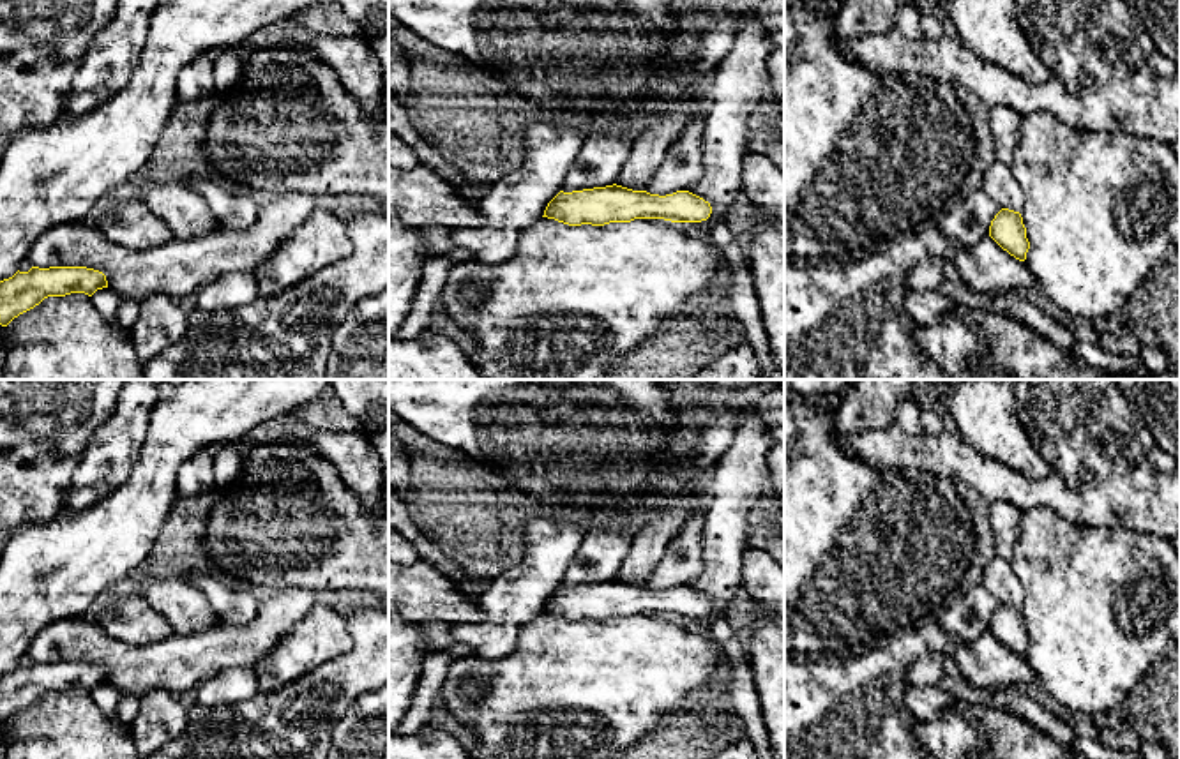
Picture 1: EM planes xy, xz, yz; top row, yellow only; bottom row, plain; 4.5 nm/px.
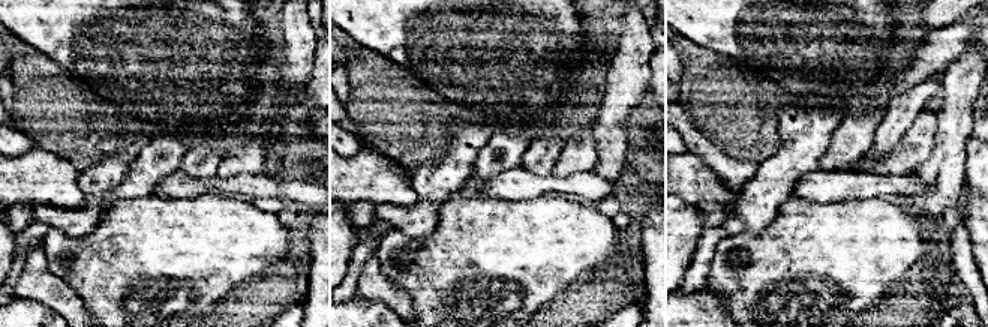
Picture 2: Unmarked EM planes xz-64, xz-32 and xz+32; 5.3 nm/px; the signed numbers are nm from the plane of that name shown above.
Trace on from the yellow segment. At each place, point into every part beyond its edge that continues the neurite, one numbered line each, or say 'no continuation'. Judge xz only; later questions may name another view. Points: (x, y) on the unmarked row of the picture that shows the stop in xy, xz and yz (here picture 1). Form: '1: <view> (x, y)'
no continuation

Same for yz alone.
no continuation

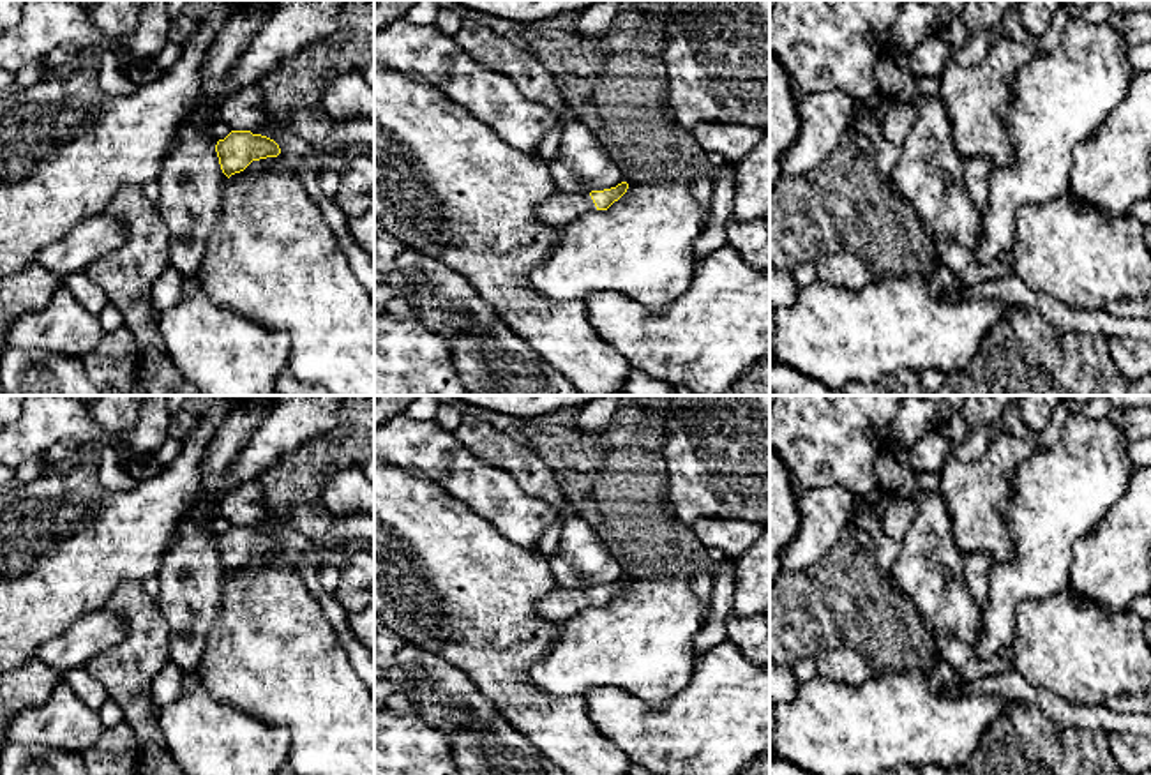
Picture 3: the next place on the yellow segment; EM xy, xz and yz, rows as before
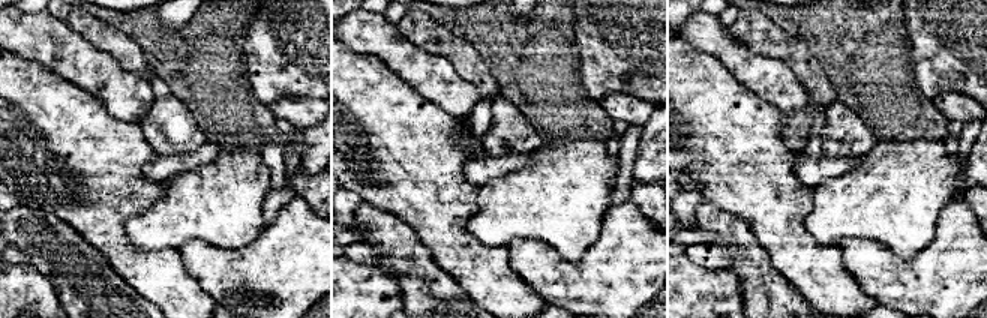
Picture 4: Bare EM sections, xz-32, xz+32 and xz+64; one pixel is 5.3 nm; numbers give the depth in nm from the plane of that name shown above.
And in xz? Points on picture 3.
1: xz (562, 604)

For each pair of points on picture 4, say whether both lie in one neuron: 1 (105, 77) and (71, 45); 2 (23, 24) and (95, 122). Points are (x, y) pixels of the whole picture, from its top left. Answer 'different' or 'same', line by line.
1: same
2: different

